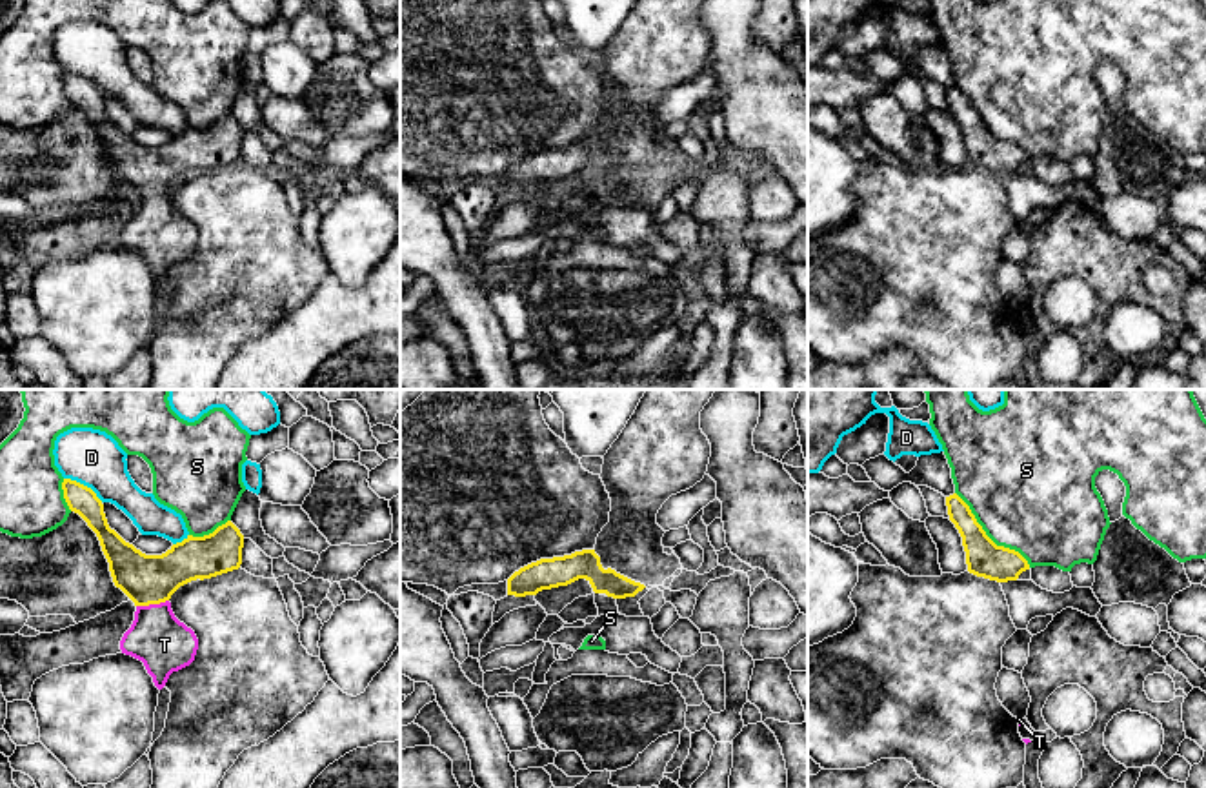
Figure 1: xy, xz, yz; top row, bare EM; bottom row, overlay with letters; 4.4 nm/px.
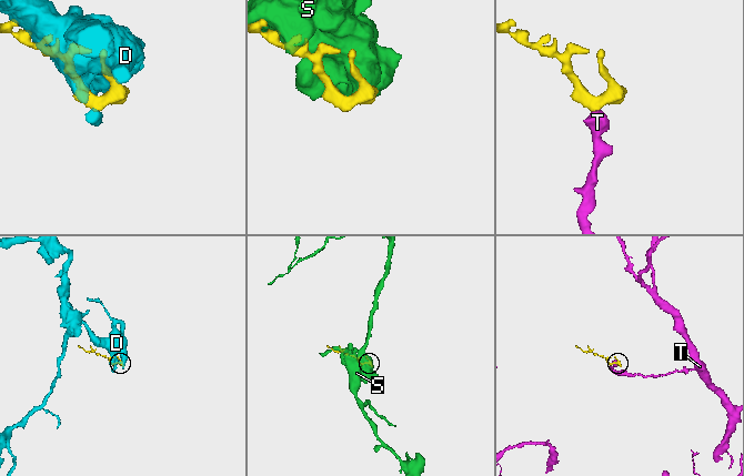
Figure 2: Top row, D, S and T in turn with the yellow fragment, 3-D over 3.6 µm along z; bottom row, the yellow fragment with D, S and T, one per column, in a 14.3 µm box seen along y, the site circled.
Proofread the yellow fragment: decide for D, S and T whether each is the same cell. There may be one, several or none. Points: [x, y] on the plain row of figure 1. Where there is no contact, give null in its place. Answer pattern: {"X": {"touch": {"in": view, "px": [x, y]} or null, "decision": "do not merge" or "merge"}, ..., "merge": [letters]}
{"D": {"touch": {"in": "xy", "px": [82, 77]}, "decision": "do not merge"}, "S": {"touch": {"in": "yz", "px": [986, 128]}, "decision": "do not merge"}, "T": {"touch": {"in": "xy", "px": [151, 195]}, "decision": "merge"}, "merge": ["T"]}

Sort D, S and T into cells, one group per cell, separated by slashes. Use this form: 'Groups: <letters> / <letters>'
Groups: D / S / T

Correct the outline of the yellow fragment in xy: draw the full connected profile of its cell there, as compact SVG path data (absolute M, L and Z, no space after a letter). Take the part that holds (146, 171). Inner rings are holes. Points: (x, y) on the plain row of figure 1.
M64 71L62 82L69 102L96 126L115 178L136 198L120 242L142 253L162 282L173 264L195 253L198 242L195 224L175 209L171 187L191 173L238 162L244 127L227 113L209 127L187 127L162 147L146 147L109 120L104 96L91 80Z

